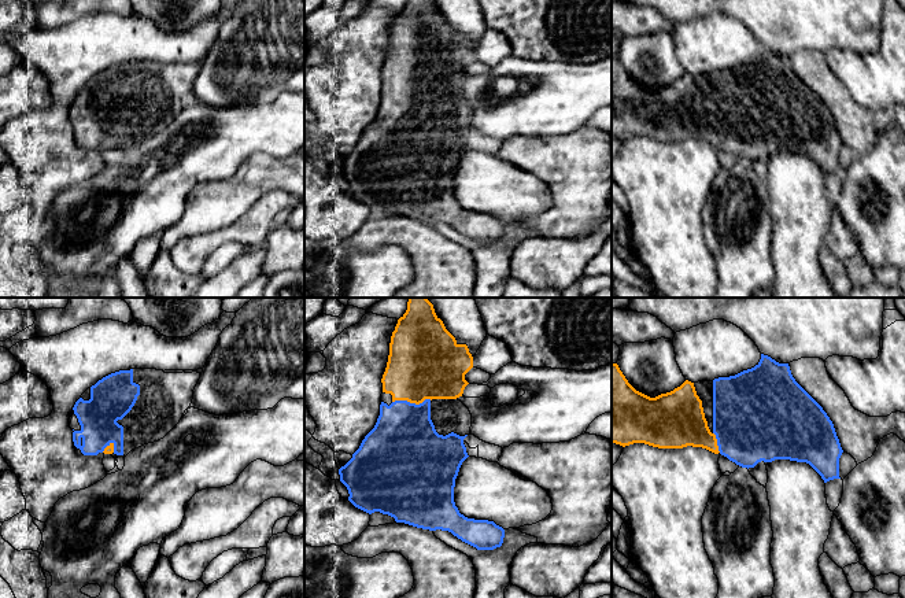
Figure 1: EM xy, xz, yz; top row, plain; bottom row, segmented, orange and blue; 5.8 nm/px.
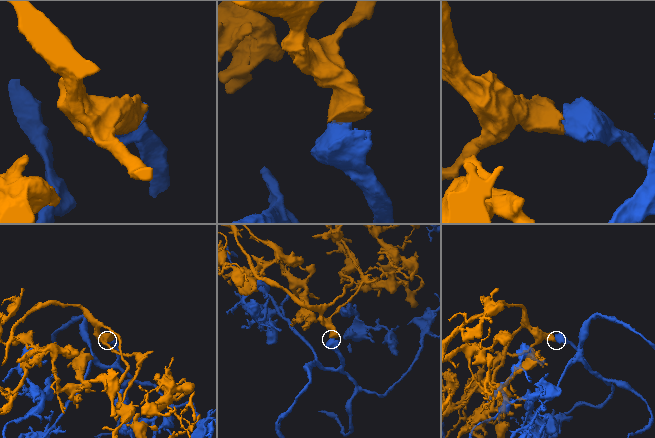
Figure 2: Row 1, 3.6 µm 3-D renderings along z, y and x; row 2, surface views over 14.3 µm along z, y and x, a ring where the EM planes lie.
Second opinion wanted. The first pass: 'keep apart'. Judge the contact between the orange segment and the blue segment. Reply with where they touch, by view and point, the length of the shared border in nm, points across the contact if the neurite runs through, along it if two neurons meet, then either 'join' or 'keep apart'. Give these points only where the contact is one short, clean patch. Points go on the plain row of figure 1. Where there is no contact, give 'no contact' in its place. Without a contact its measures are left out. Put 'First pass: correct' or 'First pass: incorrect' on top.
First pass: incorrect
contact xz (412, 95); length 240 nm; way xz (425, 55), (413, 70), (412, 95), (403, 121), (403, 136); join

